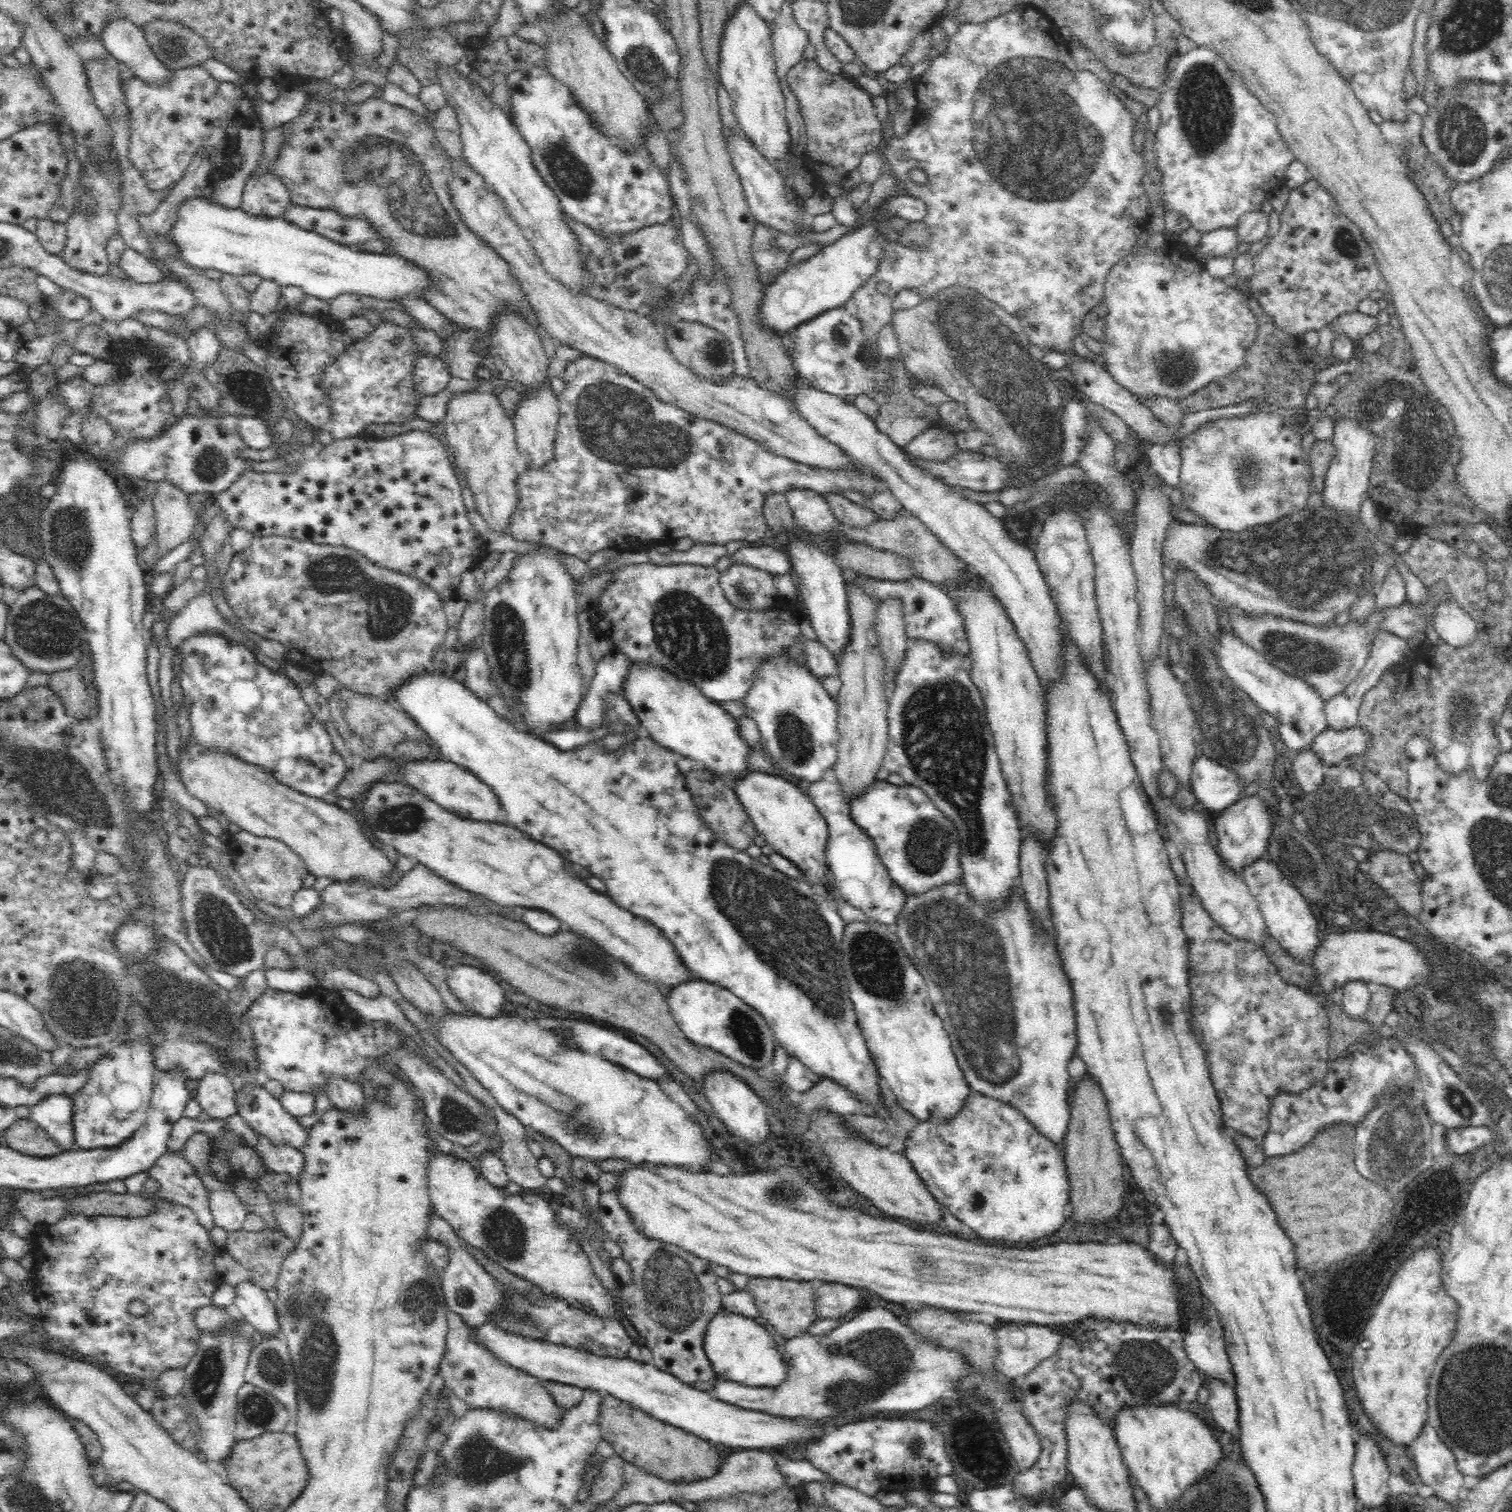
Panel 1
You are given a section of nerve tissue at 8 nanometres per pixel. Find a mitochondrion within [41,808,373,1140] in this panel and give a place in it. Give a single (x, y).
(198, 1009)

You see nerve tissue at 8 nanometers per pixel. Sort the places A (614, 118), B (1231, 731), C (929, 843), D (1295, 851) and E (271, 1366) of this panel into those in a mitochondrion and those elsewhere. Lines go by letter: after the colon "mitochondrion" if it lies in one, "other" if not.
A: other
B: mitochondrion
C: mitochondrion
D: mitochondrion
E: mitochondrion

